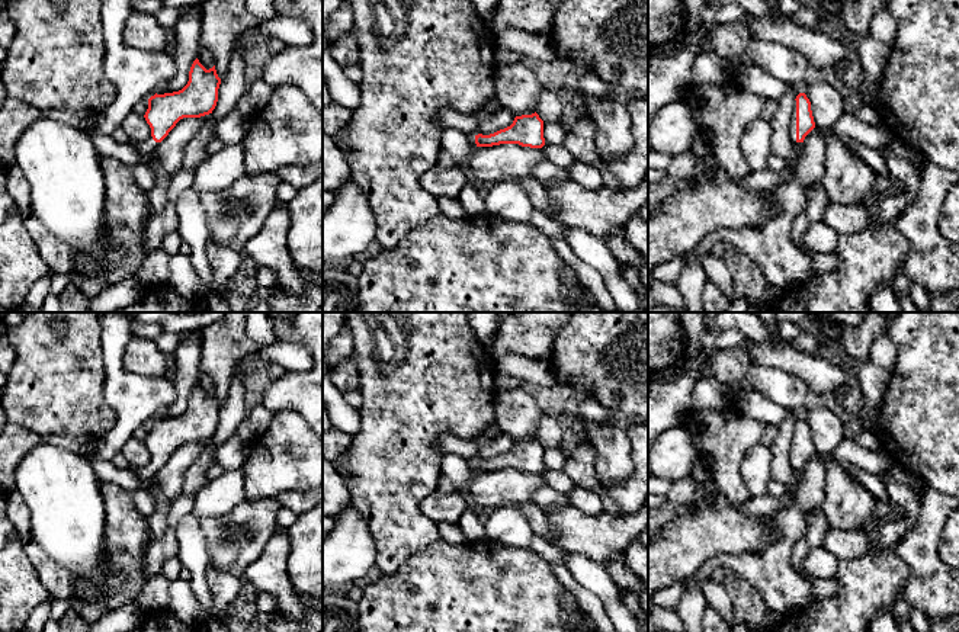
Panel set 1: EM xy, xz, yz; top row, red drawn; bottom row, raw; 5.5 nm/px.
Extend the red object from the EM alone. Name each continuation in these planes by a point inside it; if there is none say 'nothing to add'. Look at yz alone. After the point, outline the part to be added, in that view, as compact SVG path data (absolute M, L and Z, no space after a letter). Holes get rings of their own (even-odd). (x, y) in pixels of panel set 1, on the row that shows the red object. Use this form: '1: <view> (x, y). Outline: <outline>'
1: yz (794, 115). Outline: M796 100L793 102L793 113L790 116L790 139L795 145L804 145L804 142L796 141Z

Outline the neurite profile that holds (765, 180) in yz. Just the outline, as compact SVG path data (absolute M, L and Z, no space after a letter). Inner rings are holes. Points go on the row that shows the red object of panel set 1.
M767 167L760 171L750 171L747 177L741 177L738 182L751 192L772 192L790 182L792 177L793 171L774 171Z

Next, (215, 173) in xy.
M241 142L225 145L208 155L195 170L193 189L212 196L230 187L246 173Z

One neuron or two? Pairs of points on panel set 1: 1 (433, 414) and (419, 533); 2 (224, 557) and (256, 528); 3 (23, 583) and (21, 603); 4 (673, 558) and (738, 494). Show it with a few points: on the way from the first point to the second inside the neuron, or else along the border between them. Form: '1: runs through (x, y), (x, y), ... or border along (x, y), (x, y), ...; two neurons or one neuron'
1: runs through (407, 443), (404, 448), (404, 504); one neuron
2: runs through (231, 549), (249, 532); one neuron
3: runs through (21, 587), (21, 599); one neuron
4: border along (719, 488), (730, 501), (737, 504); two neurons

